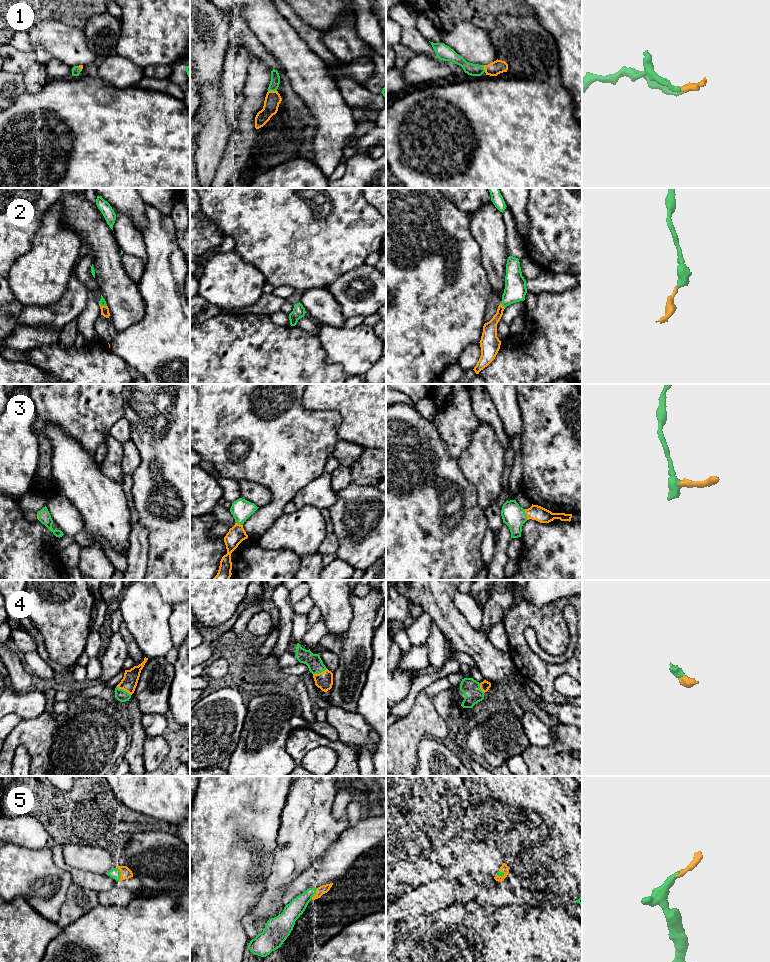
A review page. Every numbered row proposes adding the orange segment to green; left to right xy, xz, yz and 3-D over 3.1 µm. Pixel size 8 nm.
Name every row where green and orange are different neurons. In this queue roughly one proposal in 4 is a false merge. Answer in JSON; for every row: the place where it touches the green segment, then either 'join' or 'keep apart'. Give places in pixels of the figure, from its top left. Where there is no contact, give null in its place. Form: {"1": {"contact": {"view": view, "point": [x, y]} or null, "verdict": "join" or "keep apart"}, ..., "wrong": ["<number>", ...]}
{"1": {"contact": {"view": "xz", "point": [272, 90]}, "verdict": "join"}, "2": {"contact": {"view": "yz", "point": [502, 305]}, "verdict": "join"}, "3": {"contact": {"view": "yz", "point": [525, 514]}, "verdict": "join"}, "4": {"contact": {"view": "xy", "point": [123, 690]}, "verdict": "join"}, "5": {"contact": {"view": "xy", "point": [120, 874]}, "verdict": "join"}, "wrong": []}

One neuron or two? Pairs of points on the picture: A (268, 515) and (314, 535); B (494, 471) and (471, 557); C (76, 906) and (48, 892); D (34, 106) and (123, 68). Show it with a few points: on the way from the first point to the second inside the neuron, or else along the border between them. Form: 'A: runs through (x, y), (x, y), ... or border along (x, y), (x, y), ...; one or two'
A: border along (284, 513), (259, 534); two
B: border along (475, 487), (477, 502), (483, 510); two
C: border along (72, 882), (60, 909), (60, 918), (56, 922); two
D: border along (97, 76), (116, 87), (123, 87); two

